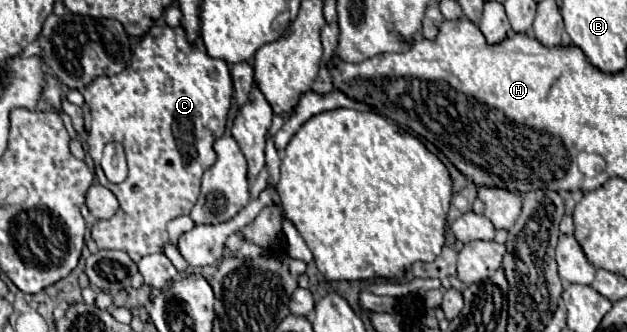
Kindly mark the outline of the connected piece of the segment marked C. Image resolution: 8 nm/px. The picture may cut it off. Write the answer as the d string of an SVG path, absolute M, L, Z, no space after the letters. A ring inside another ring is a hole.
M154 25L144 39L136 43L130 67L110 77L110 81L106 81L106 77L98 77L86 87L84 99L92 115L92 129L86 139L88 155L94 159L100 185L108 187L120 201L120 211L112 219L92 225L92 239L96 241L98 249L126 251L134 263L138 263L144 255L164 253L164 245L170 243L166 225L172 219L192 211L200 195L202 173L216 161L212 145L224 135L232 93L234 89L228 63L222 59L212 59L204 49L202 39L198 39L196 45L190 45L182 27L172 29L168 25ZM108 141L118 141L126 149L128 177L122 183L110 183L100 167L102 149Z

